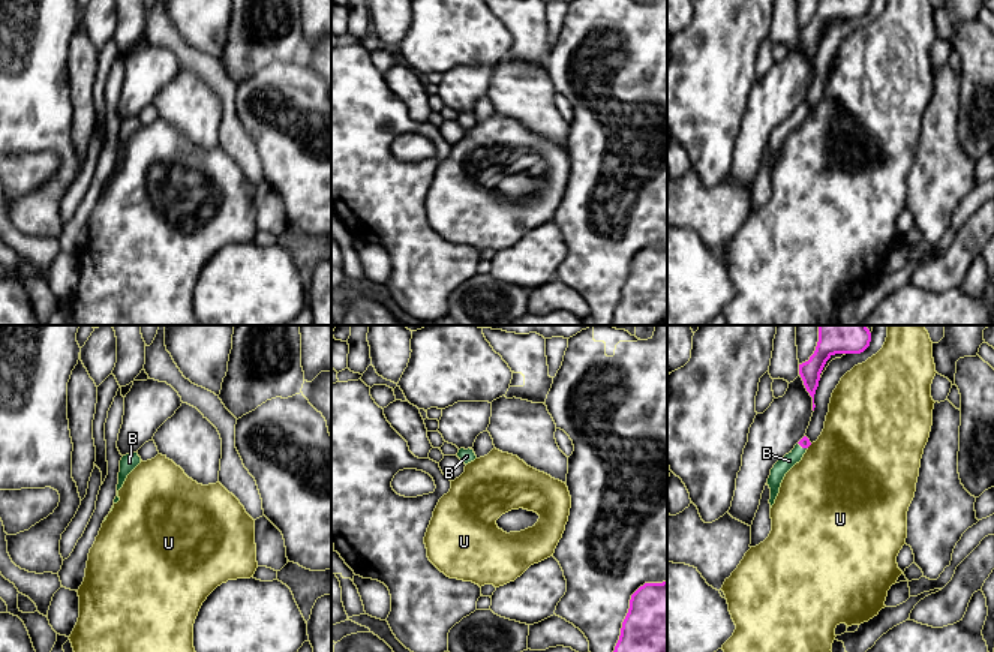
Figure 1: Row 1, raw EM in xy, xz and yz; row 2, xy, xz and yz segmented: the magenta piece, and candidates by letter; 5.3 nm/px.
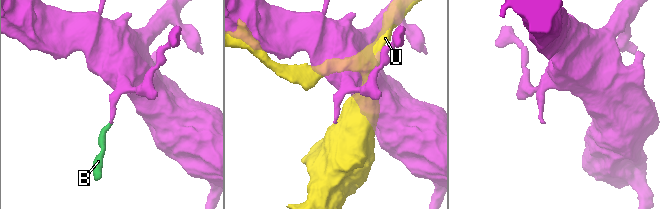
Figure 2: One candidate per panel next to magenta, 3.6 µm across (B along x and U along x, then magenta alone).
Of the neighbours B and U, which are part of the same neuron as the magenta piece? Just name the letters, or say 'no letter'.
B

